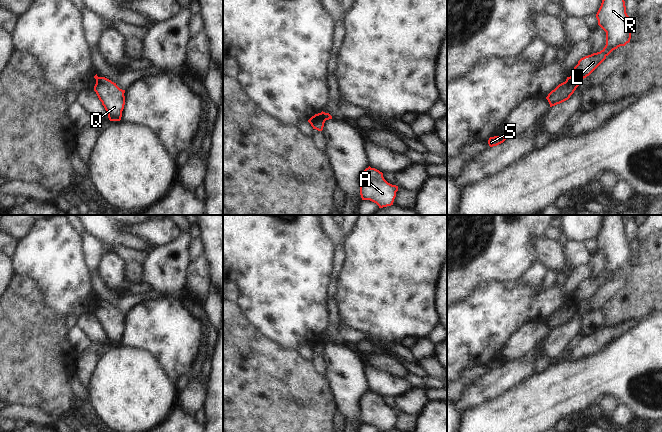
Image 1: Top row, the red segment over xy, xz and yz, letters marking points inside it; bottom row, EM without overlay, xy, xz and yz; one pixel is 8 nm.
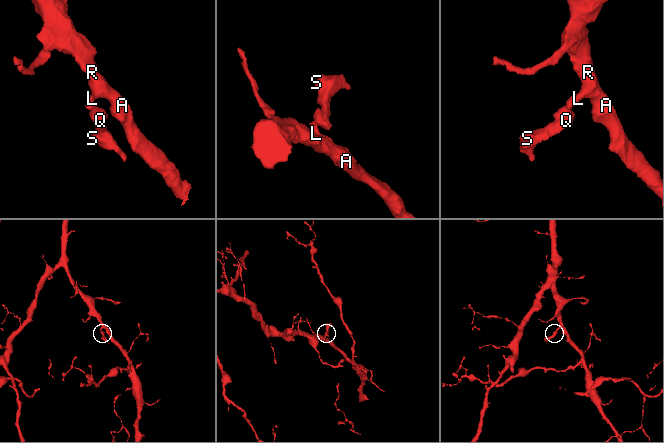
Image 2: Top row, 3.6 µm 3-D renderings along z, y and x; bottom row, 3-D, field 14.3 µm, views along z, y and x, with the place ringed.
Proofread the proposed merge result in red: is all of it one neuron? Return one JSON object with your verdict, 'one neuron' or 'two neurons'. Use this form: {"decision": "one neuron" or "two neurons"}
{"decision": "two neurons"}

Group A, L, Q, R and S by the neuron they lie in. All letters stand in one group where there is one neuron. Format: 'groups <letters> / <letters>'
groups A L R / Q S

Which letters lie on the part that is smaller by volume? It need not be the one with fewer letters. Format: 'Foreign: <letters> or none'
Foreign: Q, S

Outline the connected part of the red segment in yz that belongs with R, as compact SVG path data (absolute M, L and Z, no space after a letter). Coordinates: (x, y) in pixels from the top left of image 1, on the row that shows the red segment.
M602 0L596 14L598 25L606 32L606 45L597 53L585 56L578 61L571 78L580 83L589 76L615 49L630 42L630 17L626 13L624 0Z

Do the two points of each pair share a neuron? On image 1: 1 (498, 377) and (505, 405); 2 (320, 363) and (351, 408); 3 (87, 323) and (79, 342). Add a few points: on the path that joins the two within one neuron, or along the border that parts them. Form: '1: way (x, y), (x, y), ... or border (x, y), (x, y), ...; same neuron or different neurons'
1: border (521, 381), (508, 388), (502, 394), (480, 403); different neurons
2: border (321, 355), (326, 364), (324, 376); different neurons
3: border (75, 326), (87, 337), (90, 343); different neurons

